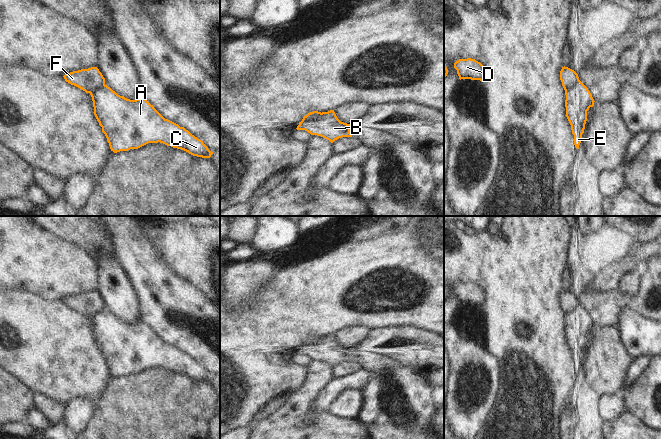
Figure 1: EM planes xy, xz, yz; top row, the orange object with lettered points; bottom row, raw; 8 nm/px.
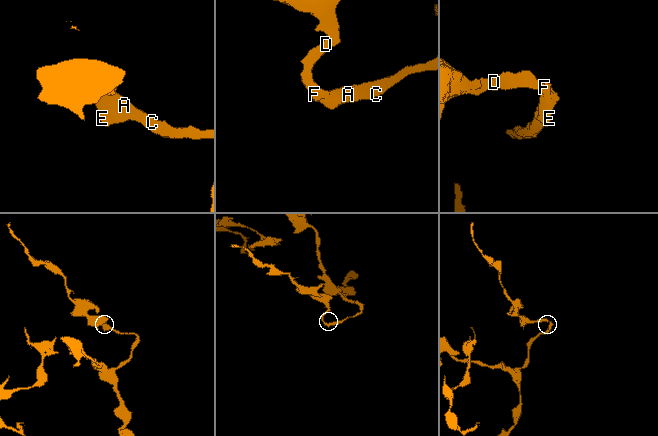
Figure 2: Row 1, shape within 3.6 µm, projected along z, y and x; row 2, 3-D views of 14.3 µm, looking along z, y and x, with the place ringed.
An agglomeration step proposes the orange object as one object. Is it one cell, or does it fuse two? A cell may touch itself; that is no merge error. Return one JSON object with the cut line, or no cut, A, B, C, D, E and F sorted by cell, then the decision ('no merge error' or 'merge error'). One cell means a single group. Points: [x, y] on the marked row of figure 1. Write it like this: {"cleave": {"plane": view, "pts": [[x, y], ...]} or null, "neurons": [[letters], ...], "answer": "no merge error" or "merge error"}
{"cleave": {"plane": "xz", "pts": [[321, 113], [315, 119], [302, 121]]}, "neurons": [["A", "B", "C", "E"], ["D", "F"]], "answer": "merge error"}

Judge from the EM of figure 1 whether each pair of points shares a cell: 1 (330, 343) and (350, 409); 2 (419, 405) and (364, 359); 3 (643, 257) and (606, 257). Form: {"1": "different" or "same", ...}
{"1": "different", "2": "same", "3": "same"}

